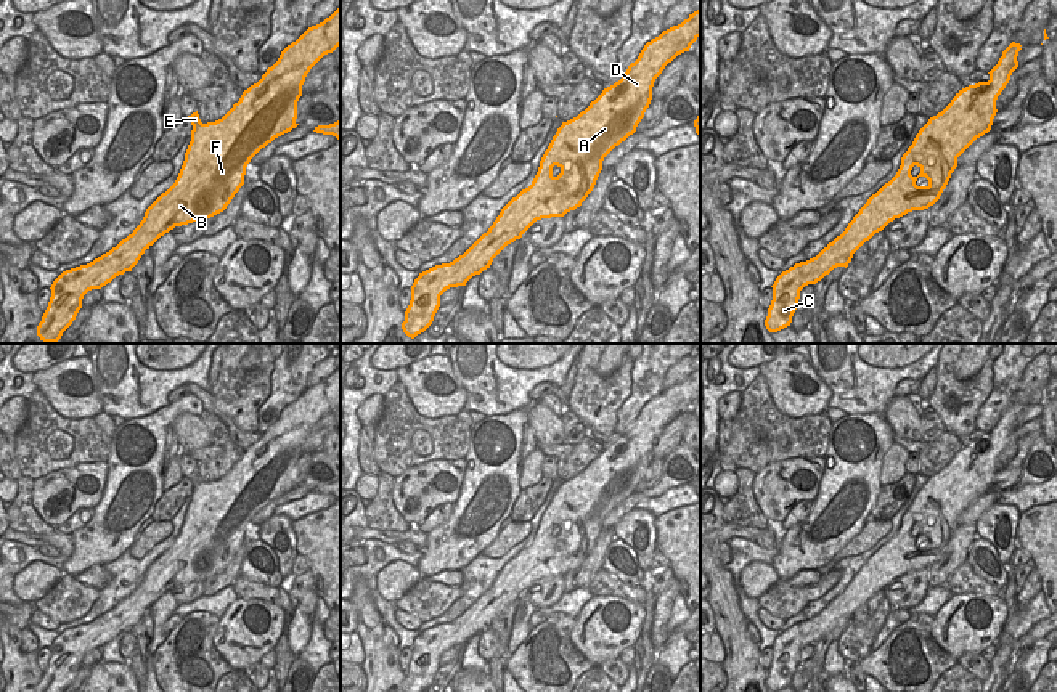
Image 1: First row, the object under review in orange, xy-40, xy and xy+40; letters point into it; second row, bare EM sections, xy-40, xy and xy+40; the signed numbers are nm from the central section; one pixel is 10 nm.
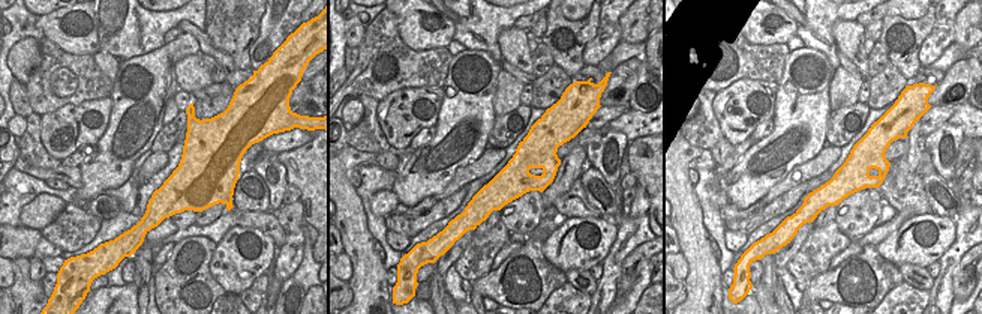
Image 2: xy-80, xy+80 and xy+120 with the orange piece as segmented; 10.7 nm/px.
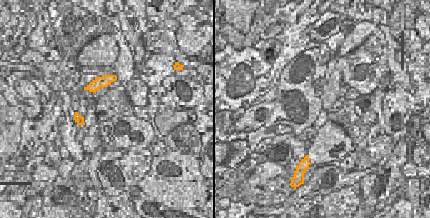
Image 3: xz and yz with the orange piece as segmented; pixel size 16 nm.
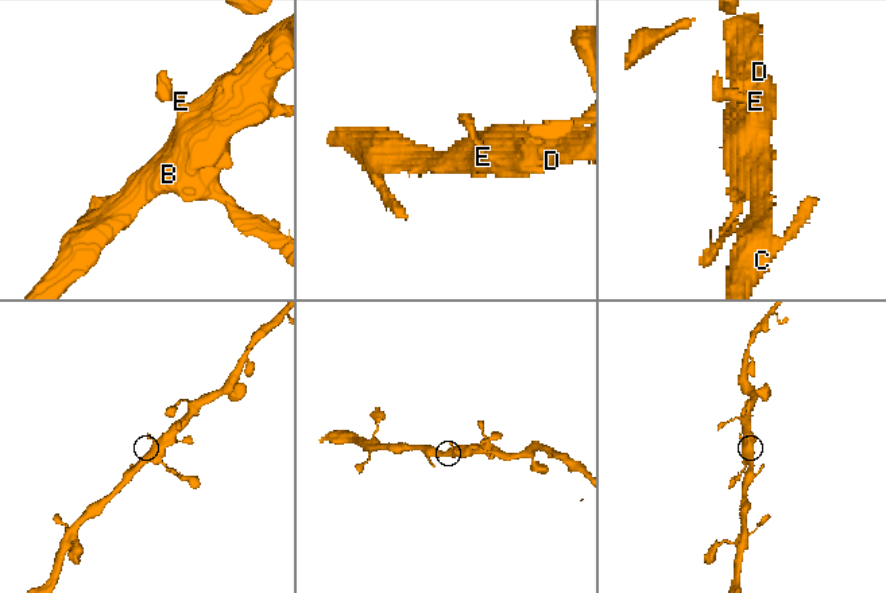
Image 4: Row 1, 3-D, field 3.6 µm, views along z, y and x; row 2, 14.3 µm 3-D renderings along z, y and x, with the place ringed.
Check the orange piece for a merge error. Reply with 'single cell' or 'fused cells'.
single cell

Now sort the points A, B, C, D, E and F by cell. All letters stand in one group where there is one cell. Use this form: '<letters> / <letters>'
A B C D E F

